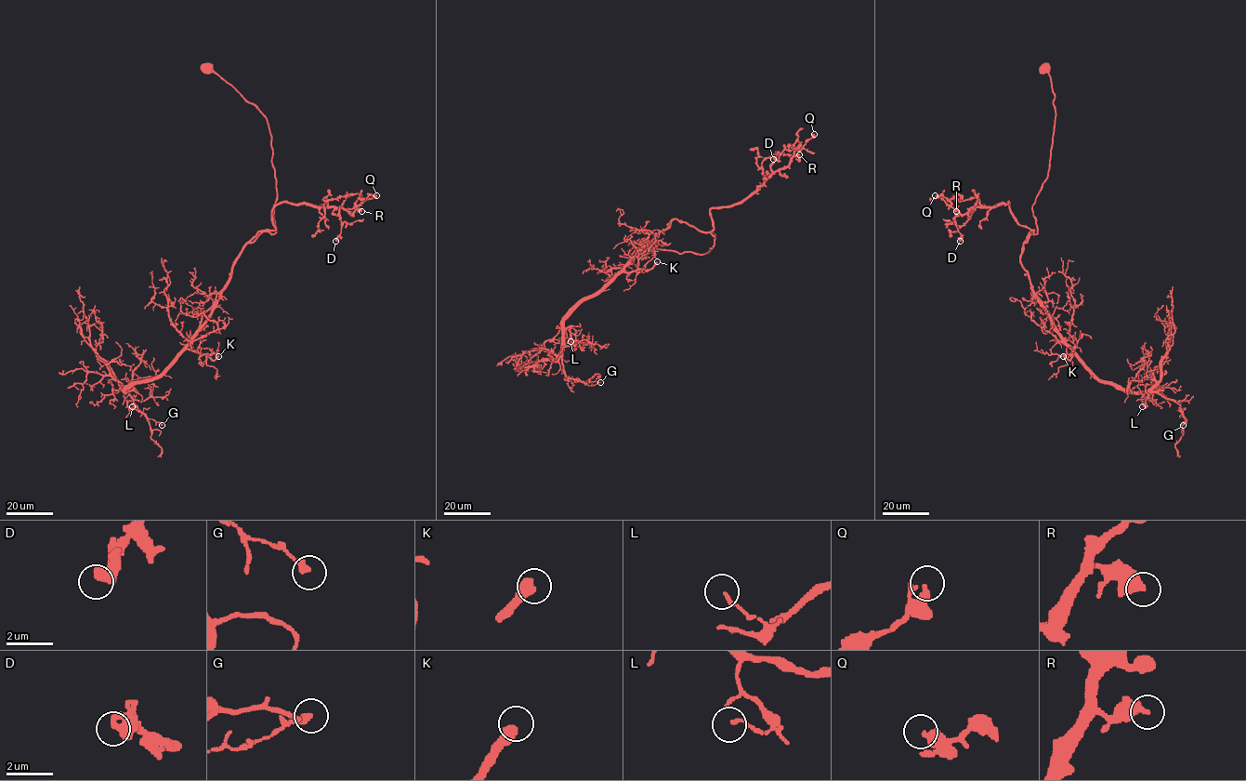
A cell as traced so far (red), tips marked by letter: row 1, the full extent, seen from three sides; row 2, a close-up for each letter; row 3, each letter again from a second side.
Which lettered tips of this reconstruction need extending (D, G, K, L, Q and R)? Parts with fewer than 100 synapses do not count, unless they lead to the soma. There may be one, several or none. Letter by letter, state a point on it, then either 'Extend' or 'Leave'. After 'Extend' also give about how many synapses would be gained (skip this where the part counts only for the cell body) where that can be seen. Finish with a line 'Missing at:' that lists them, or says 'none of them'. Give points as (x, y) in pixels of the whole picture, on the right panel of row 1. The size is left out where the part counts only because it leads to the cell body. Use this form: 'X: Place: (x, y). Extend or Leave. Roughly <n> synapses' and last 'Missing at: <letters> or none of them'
D: Place: (960, 241). Leave
G: Place: (1183, 425). Leave
K: Place: (1063, 356). Extend. Roughly 100 synapses
L: Place: (1142, 406). Leave
Q: Place: (935, 195). Leave
R: Place: (956, 211). Leave
Missing at: K

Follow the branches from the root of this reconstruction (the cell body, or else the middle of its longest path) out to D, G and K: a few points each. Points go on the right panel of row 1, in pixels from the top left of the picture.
D: (1044, 67), (1055, 118), (1048, 177), (1032, 207), (1037, 232), (1018, 222), (1007, 202), (956, 216), (960, 241)
G: (1044, 67), (1053, 146), (1020, 262), (1053, 326), (1098, 378), (1173, 399), (1183, 425)
K: (1044, 67), (1053, 146), (1020, 262), (1073, 349), (1063, 356)

